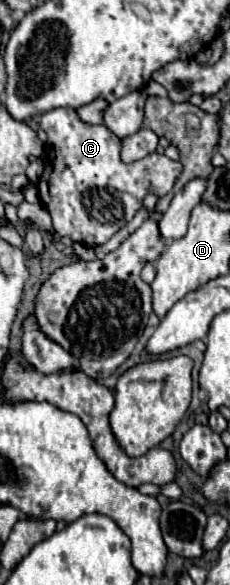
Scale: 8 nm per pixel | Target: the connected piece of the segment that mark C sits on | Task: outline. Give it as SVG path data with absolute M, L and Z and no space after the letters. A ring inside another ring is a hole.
M68 107L44 113L40 117L40 127L48 135L48 161L44 175L38 181L40 199L52 215L54 231L62 237L72 237L74 241L88 247L98 247L106 243L142 207L138 199L144 199L150 189L158 197L166 195L182 173L180 161L172 161L166 155L158 153L150 153L130 165L122 163L120 139L104 125L86 125L78 119L76 111Z

